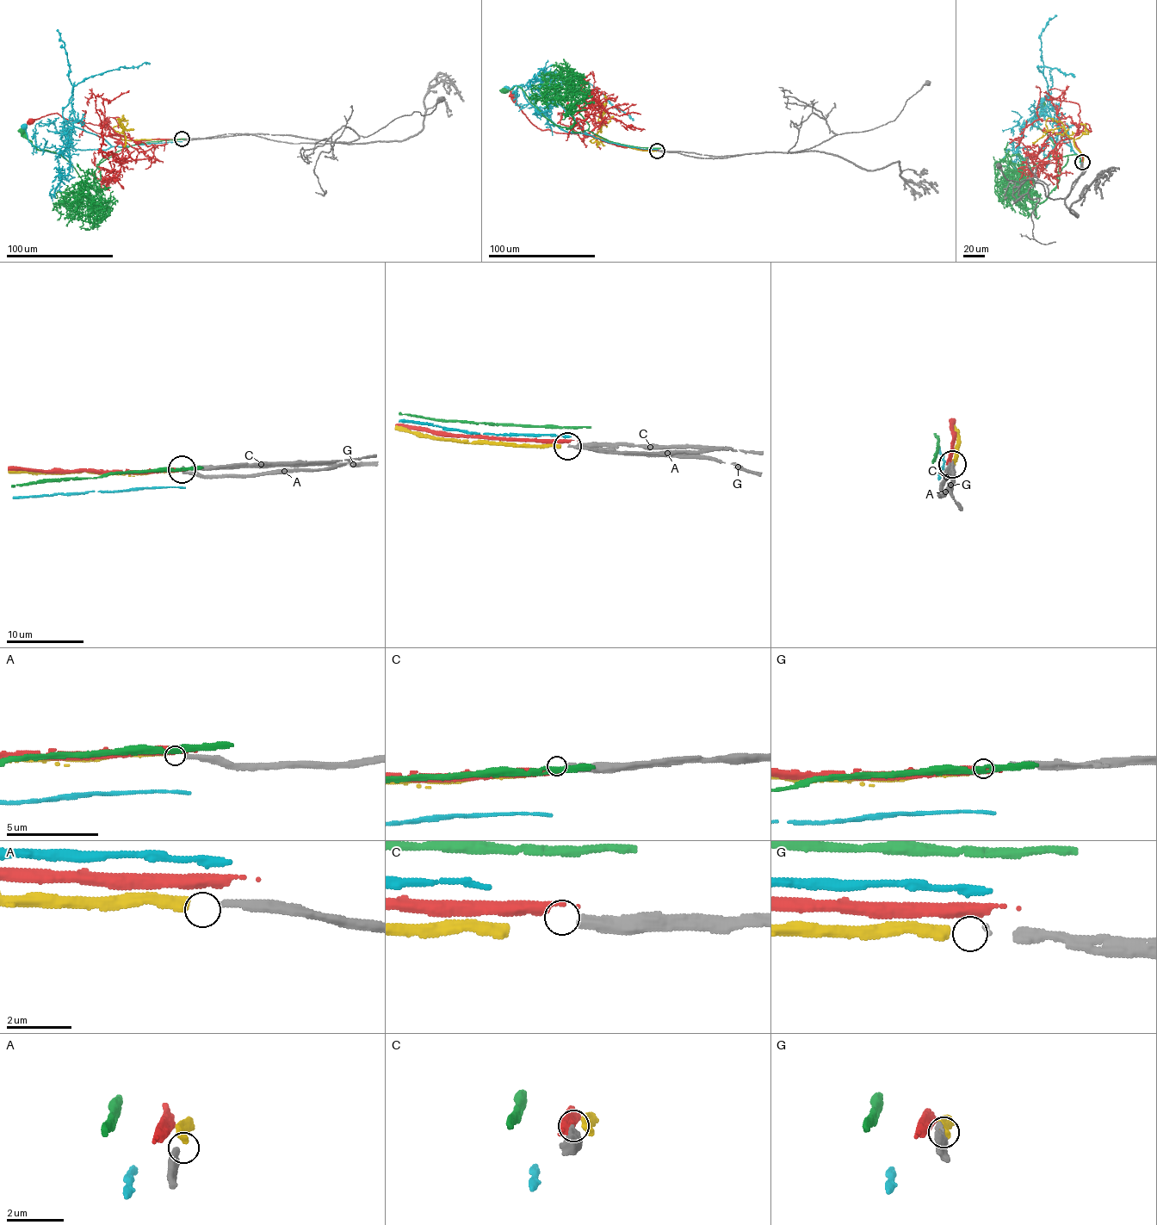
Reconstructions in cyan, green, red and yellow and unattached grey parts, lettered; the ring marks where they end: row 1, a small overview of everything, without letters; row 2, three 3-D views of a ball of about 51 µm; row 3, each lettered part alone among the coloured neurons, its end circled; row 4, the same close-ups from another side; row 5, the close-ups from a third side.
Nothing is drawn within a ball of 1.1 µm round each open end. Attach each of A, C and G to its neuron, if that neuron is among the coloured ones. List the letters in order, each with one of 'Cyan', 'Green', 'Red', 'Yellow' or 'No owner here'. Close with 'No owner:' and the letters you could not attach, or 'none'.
A: No owner here
C: No owner here
G: No owner here
No owner: A, C, G

